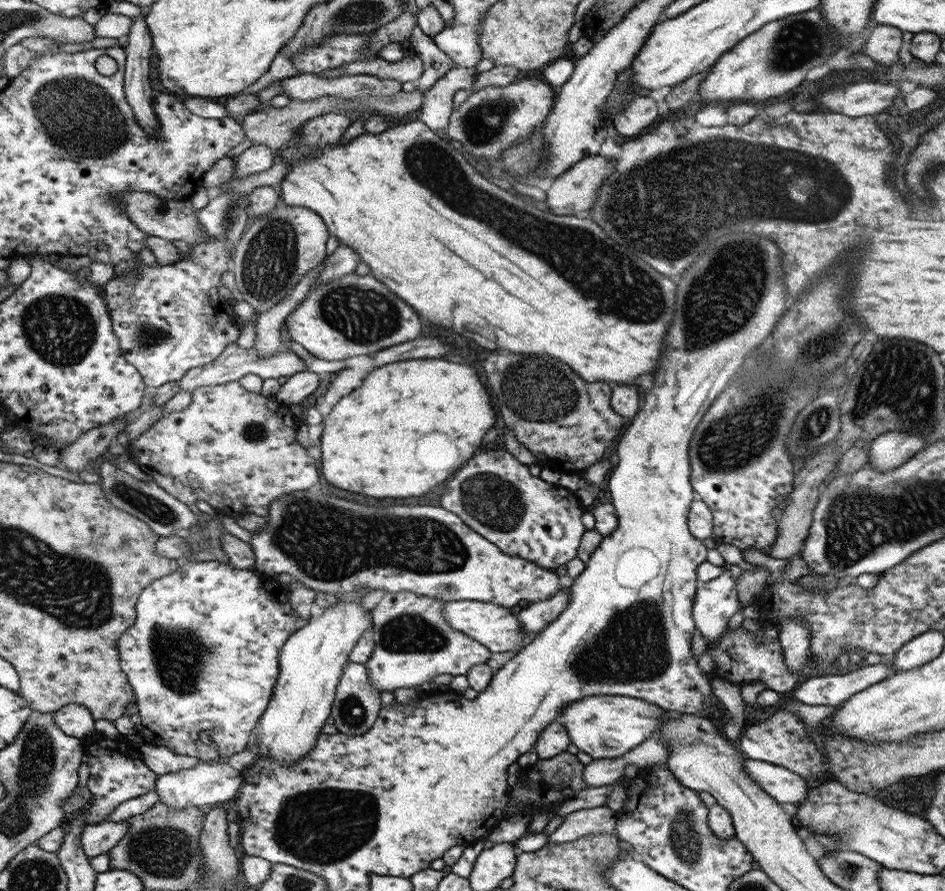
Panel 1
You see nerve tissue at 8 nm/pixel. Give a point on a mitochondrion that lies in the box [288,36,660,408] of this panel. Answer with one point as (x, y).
(362, 315)

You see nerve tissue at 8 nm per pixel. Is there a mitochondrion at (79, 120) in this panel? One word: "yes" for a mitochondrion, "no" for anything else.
yes

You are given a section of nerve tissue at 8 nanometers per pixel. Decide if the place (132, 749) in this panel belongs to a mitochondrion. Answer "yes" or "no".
no

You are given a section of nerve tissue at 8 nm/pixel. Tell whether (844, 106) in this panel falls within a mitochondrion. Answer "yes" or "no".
no

